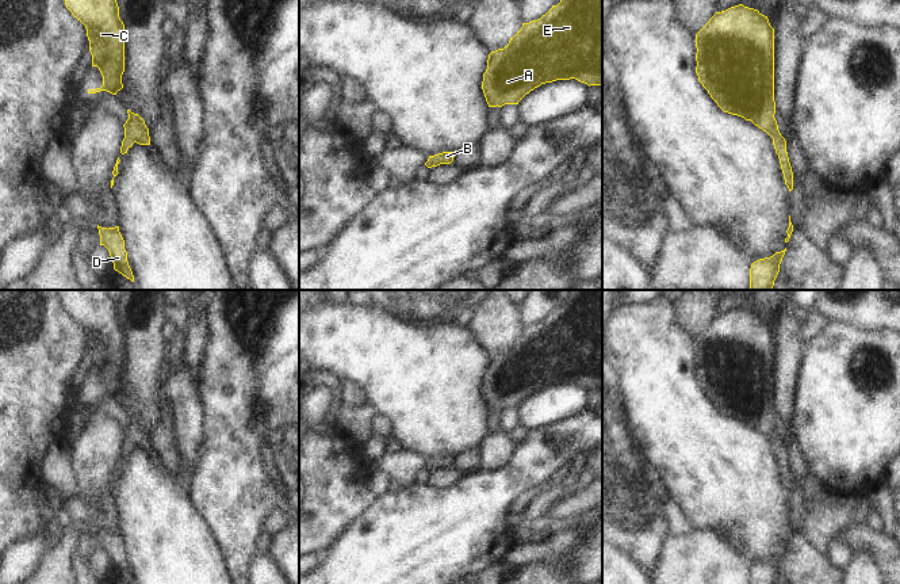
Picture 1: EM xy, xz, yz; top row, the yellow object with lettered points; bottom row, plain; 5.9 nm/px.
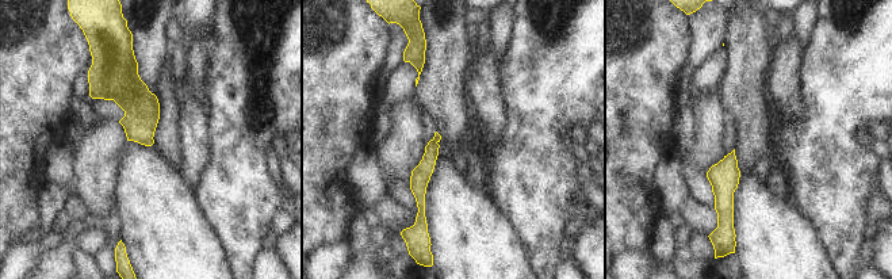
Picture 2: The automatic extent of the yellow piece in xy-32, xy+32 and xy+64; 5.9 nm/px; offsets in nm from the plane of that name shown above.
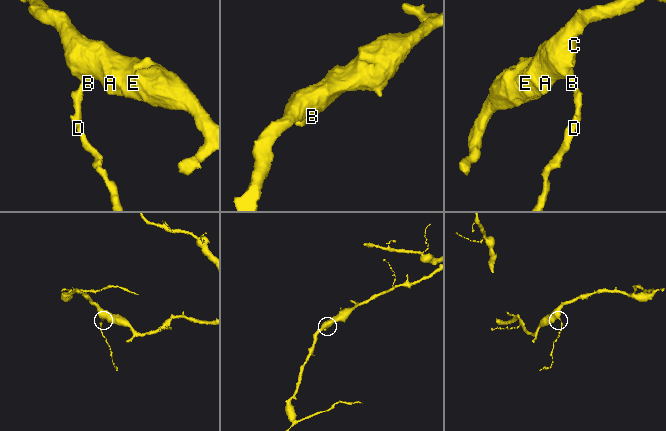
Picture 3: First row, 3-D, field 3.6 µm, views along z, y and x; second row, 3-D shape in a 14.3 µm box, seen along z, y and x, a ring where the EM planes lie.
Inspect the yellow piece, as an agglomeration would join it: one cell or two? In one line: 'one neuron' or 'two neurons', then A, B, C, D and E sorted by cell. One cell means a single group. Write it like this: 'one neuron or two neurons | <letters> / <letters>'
one neuron | A B C D E

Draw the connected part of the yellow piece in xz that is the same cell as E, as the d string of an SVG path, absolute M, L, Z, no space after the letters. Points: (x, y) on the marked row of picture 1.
M560 0L558 5L537 20L522 23L517 34L503 49L489 54L482 89L489 107L518 104L531 91L545 83L575 79L581 83L602 87L602 0Z

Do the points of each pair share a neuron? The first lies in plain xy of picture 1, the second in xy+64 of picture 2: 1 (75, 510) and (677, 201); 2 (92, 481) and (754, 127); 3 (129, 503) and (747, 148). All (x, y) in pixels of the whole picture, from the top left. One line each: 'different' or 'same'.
1: different
2: different
3: different

